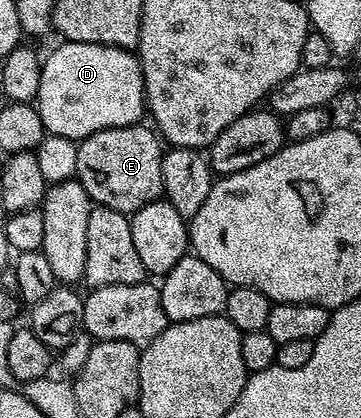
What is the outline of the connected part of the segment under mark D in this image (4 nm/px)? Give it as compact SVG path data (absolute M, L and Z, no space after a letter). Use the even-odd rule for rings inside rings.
M88 42L58 43L60 46L51 55L42 59L43 71L41 84L37 88L34 105L43 121L47 134L56 134L66 138L82 140L93 132L101 132L118 126L134 126L145 114L143 96L143 70L139 59L131 50L122 50L119 46L102 46Z

